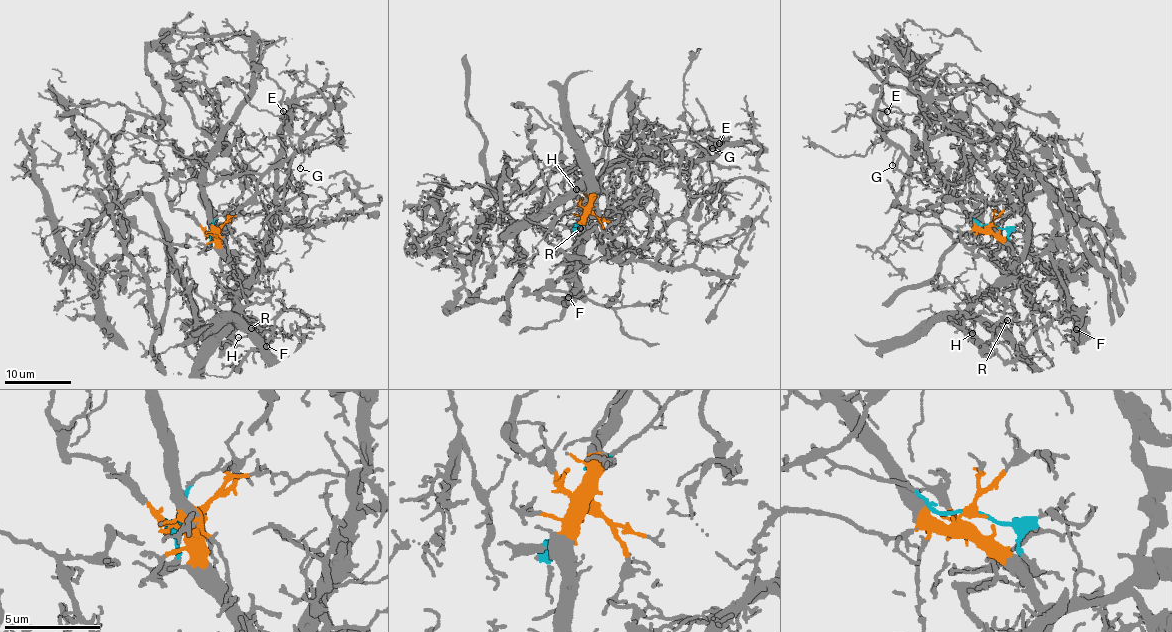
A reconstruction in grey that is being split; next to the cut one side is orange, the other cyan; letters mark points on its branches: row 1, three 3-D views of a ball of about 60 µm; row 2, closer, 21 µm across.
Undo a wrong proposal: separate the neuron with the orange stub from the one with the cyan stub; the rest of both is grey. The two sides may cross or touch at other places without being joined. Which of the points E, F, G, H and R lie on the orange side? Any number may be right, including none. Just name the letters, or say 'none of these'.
F, H, R

